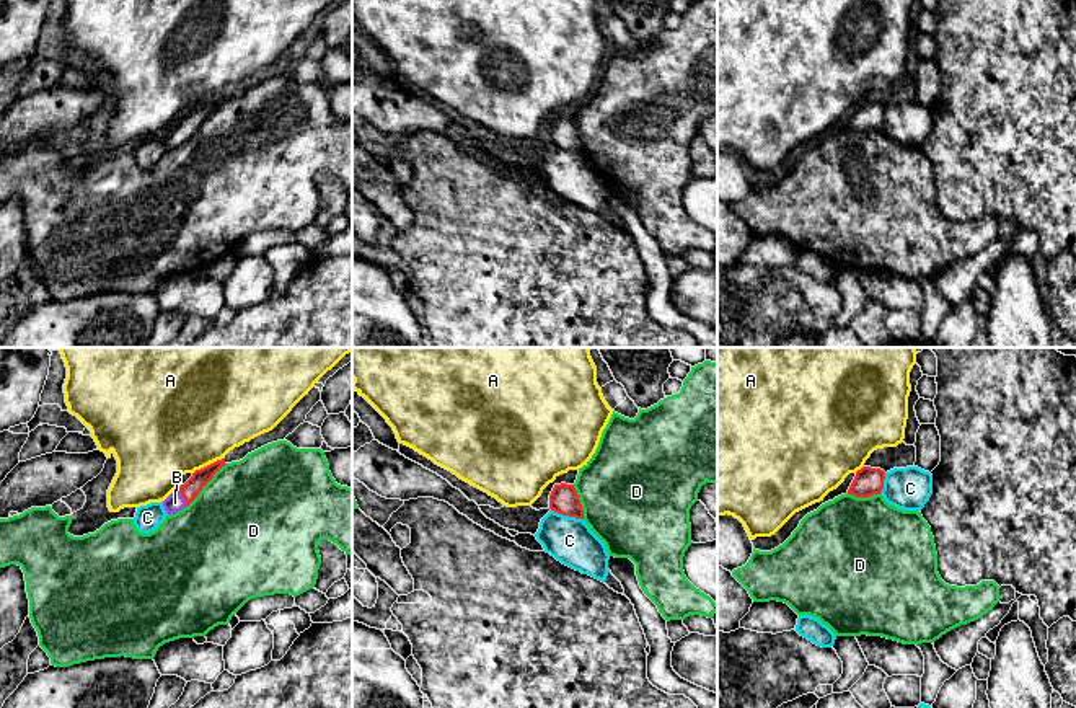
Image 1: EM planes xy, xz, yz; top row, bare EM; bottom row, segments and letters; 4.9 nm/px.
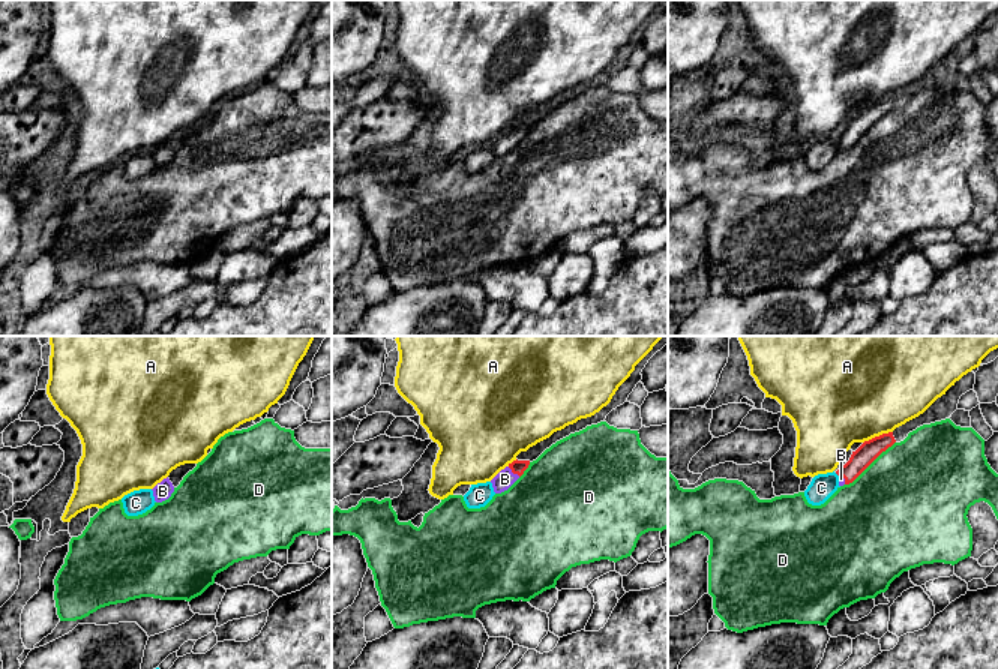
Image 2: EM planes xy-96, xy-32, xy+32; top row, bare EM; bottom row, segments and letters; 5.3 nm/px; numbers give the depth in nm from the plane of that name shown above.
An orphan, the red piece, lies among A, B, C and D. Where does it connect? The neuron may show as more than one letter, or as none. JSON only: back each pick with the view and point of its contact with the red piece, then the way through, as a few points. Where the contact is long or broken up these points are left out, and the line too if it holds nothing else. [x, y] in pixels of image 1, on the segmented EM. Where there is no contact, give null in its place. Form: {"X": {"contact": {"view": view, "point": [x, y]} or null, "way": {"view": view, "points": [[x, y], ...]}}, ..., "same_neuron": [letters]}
{"B": {"contact": {"view": "xy", "point": [183, 496]}, "way": {"view": "xy", "points": [[193, 486], [183, 496], [175, 503]]}}, "same_neuron": ["B"]}

